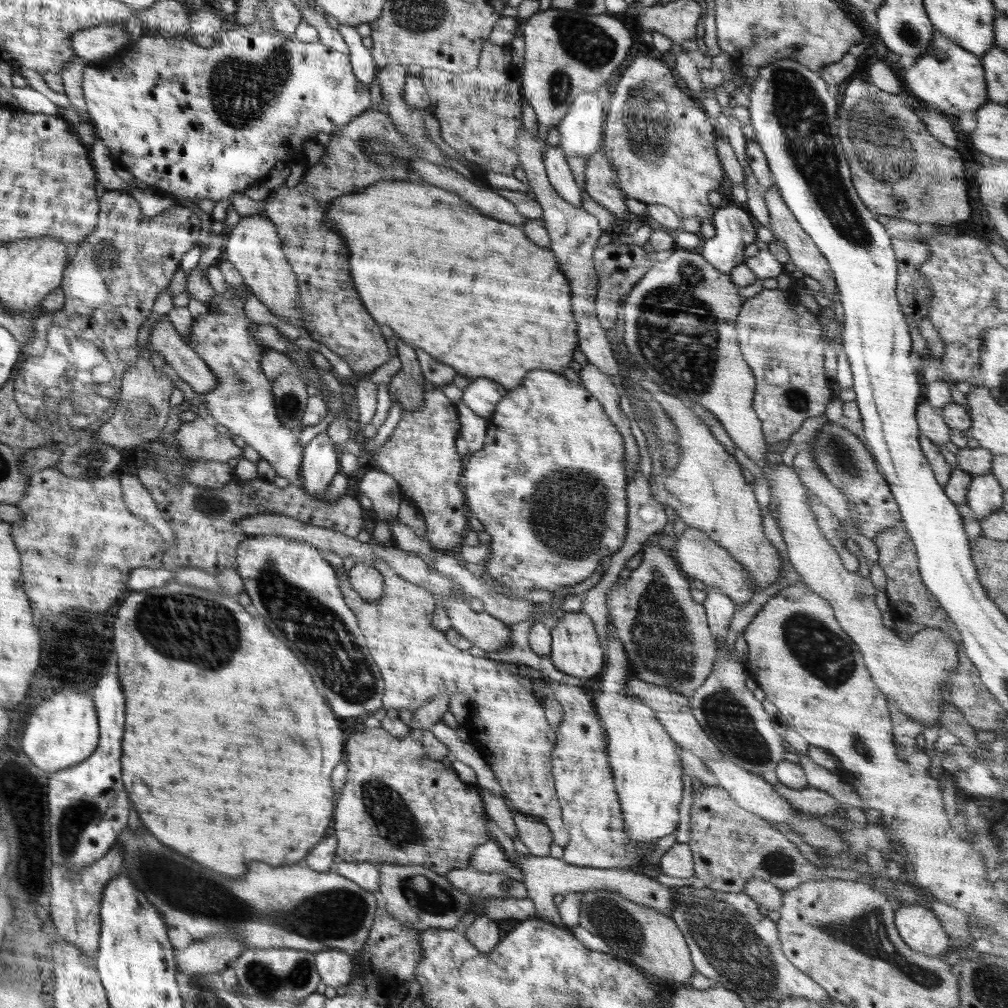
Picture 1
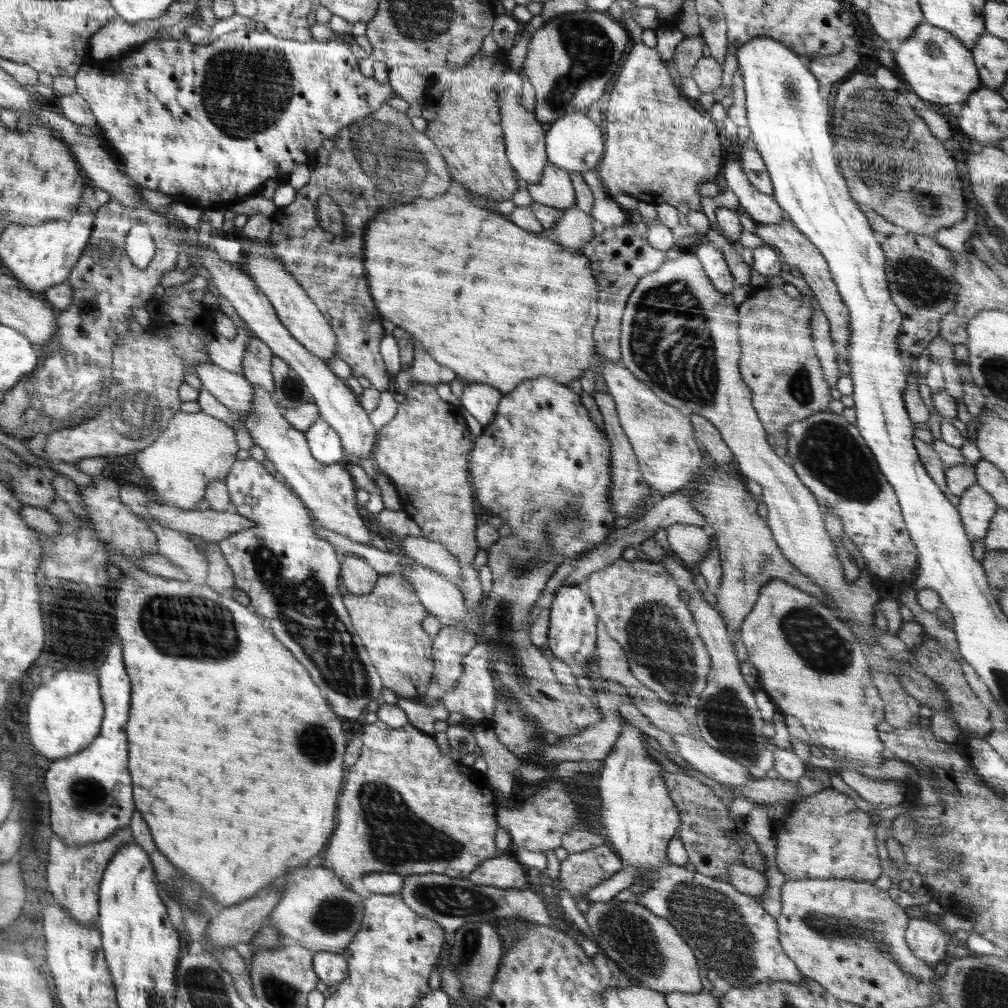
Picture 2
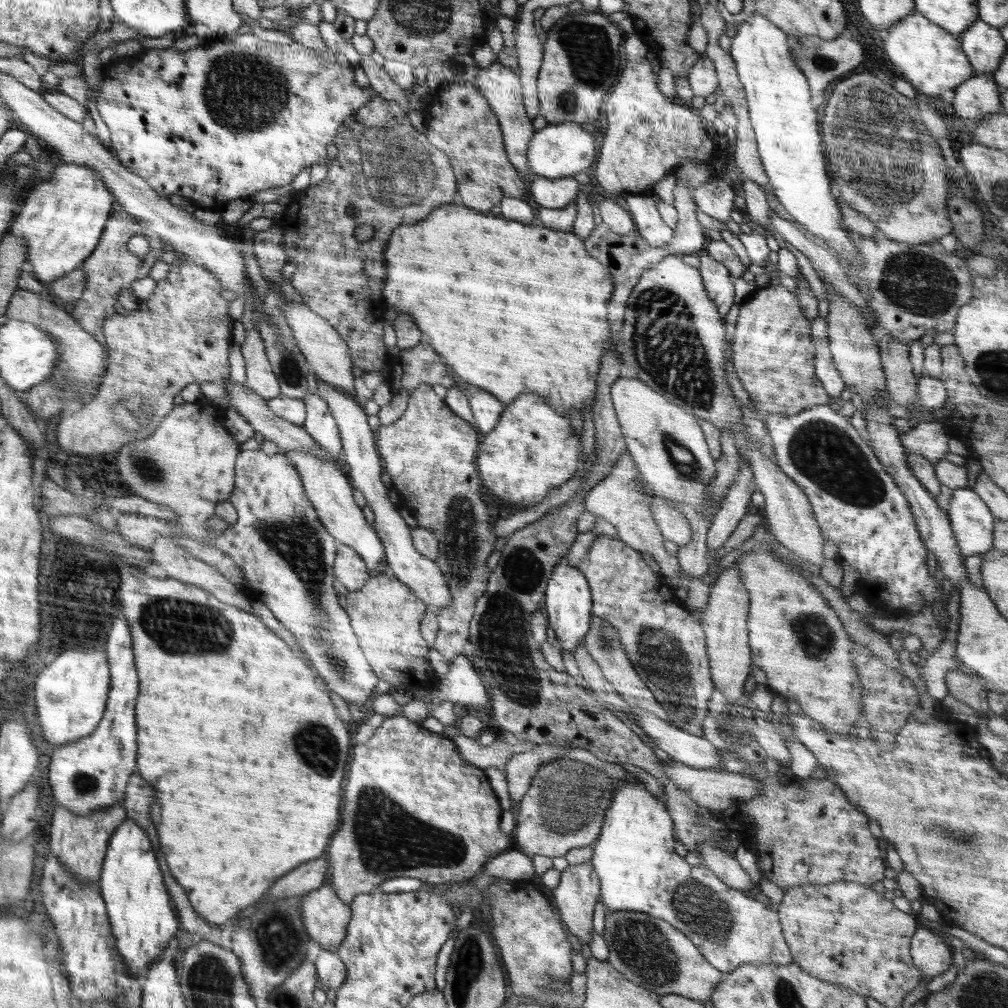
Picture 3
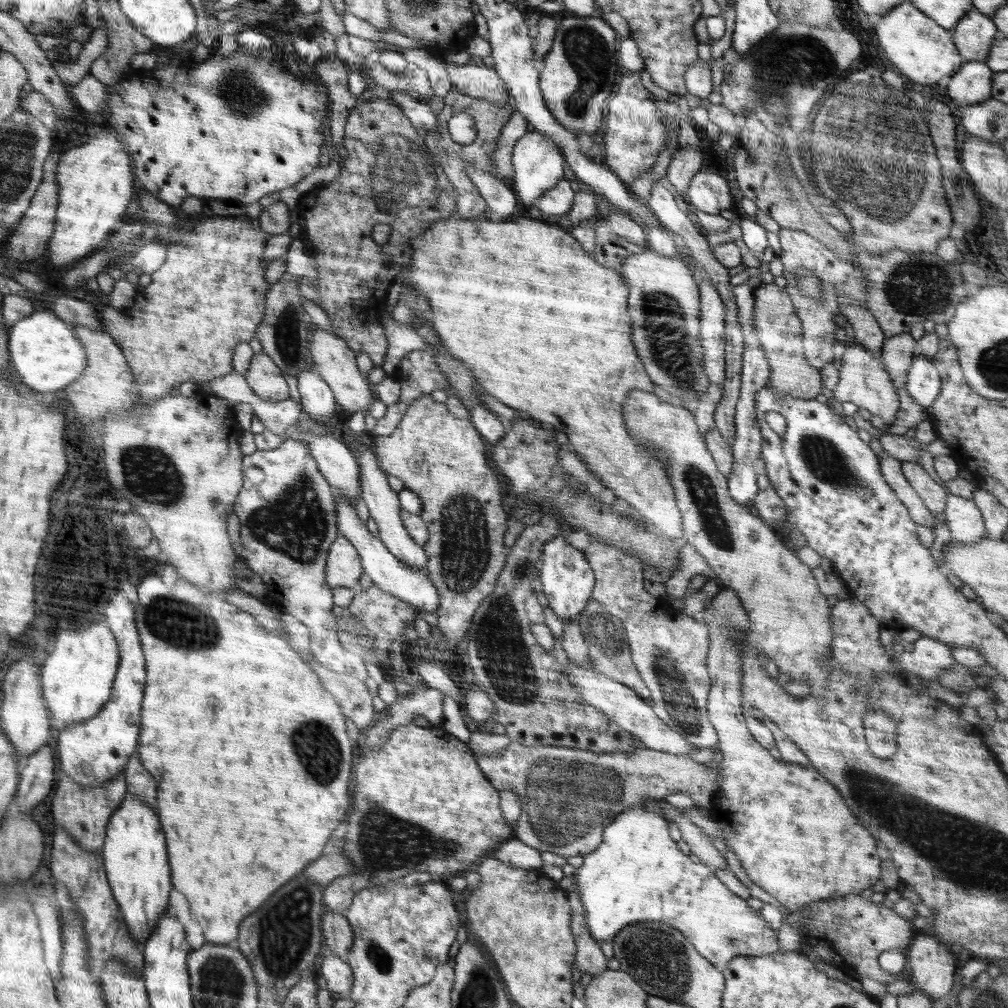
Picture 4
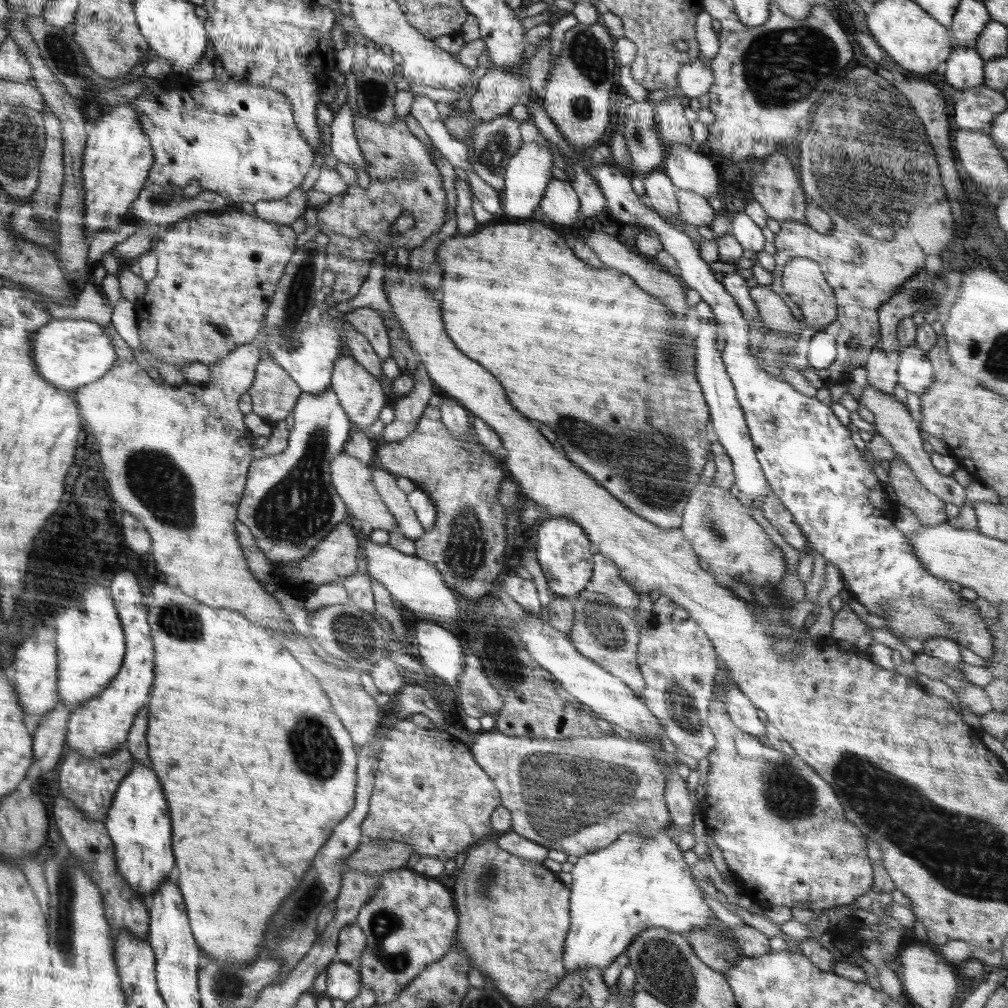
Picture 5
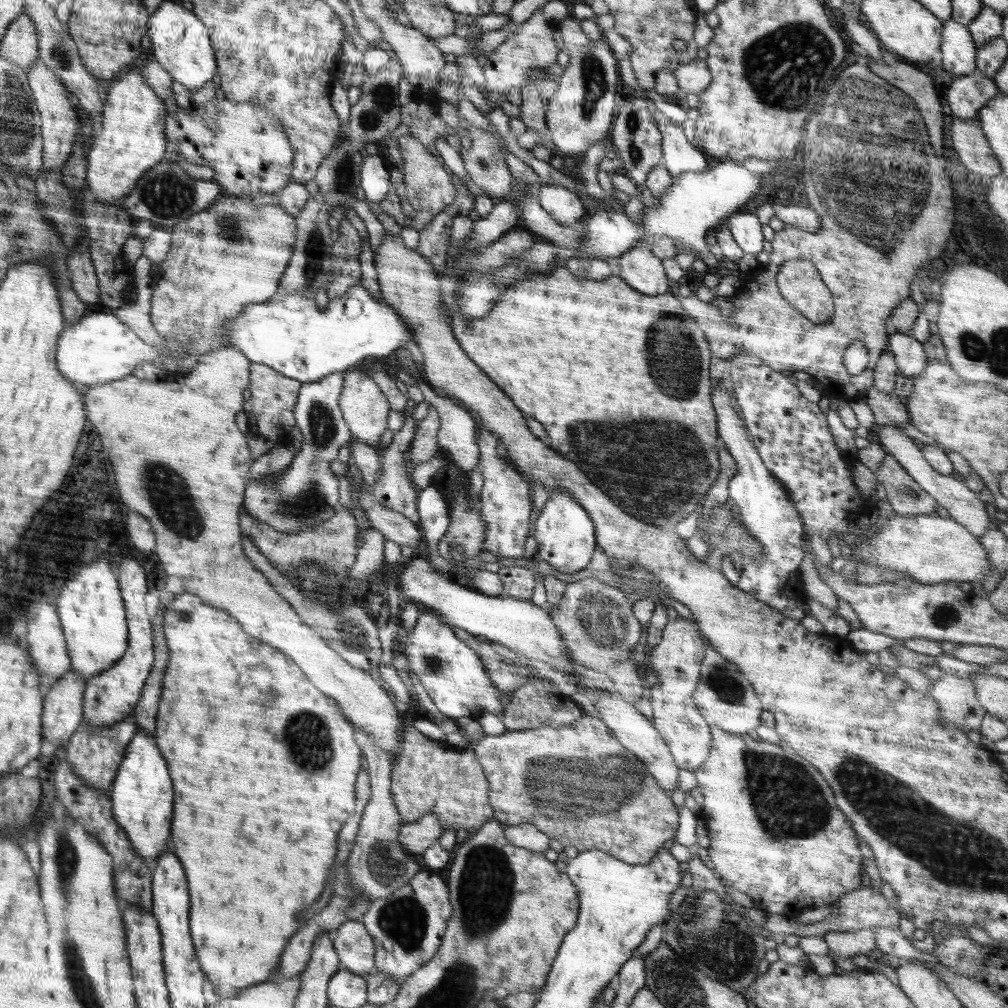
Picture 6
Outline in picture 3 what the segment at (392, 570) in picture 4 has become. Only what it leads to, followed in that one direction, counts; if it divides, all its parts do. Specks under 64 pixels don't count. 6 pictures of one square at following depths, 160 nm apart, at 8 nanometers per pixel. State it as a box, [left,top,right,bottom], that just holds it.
[281,450,385,570]

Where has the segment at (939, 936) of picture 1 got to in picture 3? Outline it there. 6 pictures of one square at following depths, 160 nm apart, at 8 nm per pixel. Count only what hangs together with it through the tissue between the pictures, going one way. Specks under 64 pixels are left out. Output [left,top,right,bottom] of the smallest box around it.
[910,926,954,980]

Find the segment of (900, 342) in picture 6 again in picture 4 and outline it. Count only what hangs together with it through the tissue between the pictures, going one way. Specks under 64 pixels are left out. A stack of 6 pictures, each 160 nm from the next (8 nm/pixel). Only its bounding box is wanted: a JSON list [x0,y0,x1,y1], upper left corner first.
[905,352,941,408]

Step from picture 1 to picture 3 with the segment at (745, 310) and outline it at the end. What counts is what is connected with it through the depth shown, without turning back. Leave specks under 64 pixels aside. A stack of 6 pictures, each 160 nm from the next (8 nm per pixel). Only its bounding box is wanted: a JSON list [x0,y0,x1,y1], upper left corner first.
[732,285,831,417]

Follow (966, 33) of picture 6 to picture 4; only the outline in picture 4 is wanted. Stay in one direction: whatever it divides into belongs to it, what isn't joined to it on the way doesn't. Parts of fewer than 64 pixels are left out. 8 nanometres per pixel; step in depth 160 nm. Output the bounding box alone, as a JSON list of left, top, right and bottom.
[947,61,993,104]

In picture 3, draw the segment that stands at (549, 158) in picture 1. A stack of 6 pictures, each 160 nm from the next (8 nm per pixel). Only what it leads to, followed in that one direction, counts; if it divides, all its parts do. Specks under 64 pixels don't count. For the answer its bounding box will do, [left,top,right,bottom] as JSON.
[528,176,583,209]

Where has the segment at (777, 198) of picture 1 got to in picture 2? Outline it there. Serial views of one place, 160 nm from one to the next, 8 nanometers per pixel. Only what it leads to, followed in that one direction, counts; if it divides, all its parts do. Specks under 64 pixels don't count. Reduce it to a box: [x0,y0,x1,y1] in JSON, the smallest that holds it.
[755,218,850,361]

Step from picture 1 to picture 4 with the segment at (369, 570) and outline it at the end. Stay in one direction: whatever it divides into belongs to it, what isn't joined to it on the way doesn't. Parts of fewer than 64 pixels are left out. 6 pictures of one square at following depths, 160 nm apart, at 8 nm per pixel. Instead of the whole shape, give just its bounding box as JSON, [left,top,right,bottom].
[326,534,363,589]

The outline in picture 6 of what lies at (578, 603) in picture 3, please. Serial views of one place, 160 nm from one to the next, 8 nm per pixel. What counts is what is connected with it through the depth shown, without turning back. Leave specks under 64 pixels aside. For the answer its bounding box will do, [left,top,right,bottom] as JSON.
[534,490,596,576]

